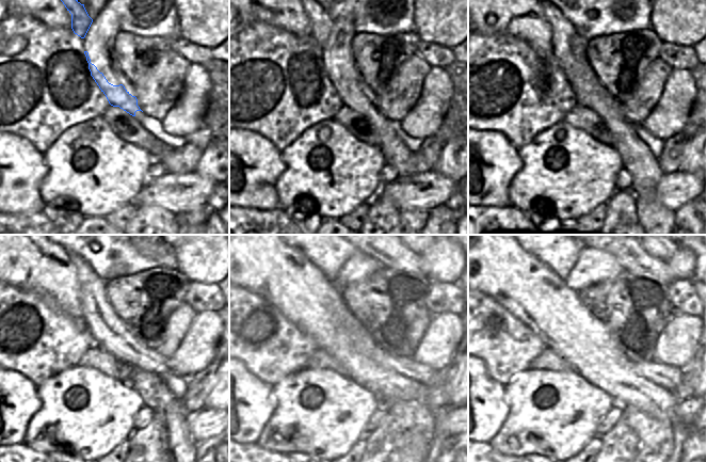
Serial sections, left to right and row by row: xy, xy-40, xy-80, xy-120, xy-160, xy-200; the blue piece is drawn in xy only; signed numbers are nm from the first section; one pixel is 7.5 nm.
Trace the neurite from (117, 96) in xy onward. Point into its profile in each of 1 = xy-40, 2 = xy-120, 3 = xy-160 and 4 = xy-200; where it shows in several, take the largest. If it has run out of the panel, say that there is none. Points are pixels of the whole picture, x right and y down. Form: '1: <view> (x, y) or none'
1: xy-40 (355, 97)
2: xy-120 (109, 332)
3: xy-160 (359, 339)
4: xy-200 (665, 377)

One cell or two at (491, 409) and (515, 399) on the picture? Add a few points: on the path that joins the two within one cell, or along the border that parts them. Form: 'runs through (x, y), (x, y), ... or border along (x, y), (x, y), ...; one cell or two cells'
border along (504, 386), (508, 416), (501, 427); two cells

